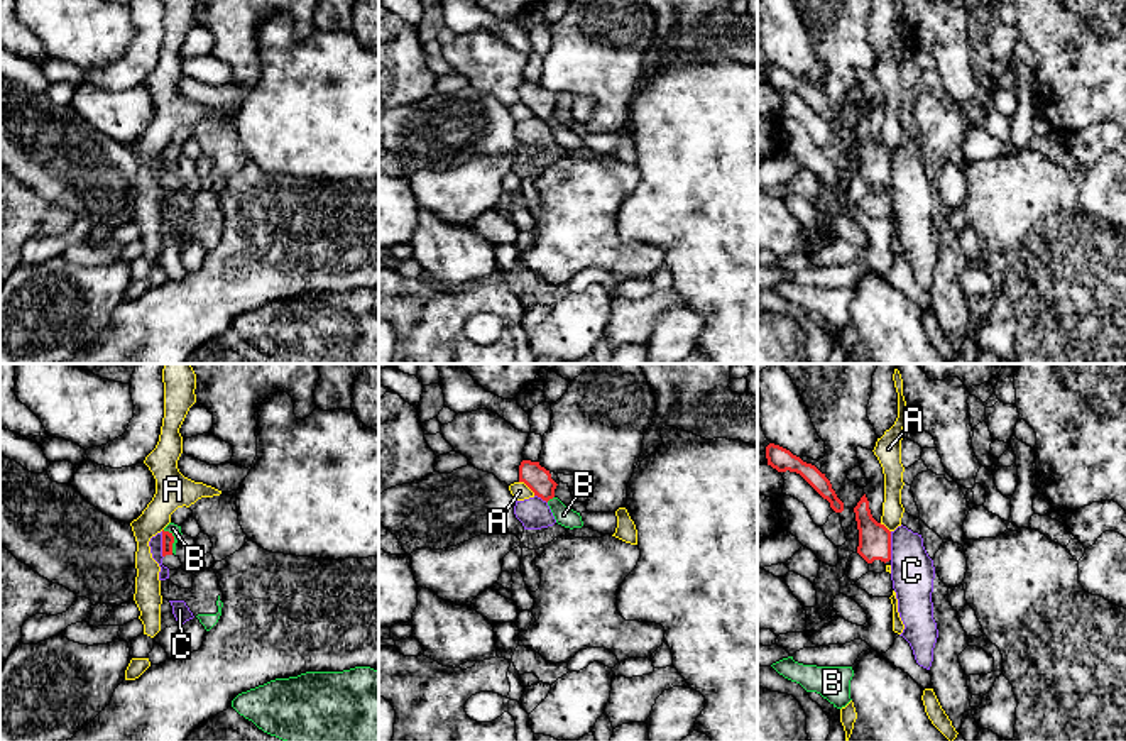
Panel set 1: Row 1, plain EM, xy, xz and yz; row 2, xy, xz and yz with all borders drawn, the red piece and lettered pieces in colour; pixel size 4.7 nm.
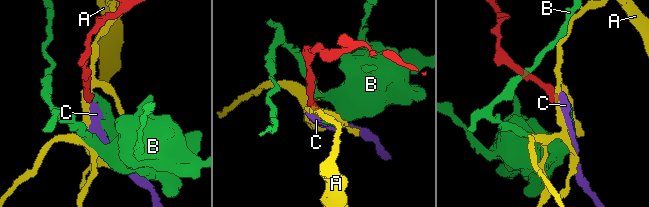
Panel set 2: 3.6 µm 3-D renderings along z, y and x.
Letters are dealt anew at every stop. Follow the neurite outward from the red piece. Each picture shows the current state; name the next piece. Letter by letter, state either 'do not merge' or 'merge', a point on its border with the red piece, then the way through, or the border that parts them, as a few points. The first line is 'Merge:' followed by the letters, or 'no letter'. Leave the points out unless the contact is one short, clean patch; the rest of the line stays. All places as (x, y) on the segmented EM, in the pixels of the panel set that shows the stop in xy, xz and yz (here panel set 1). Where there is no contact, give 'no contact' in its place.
Merge: B
A: do not merge; meets red in xz at (528, 486); border along xz (519, 481), (535, 494)
B: merge; meets red in xy at (173, 540); runs through xy (168, 538), (173, 540), (173, 528)
C: do not merge; meets red in yz at (890, 545); border along yz (890, 532), (891, 559)

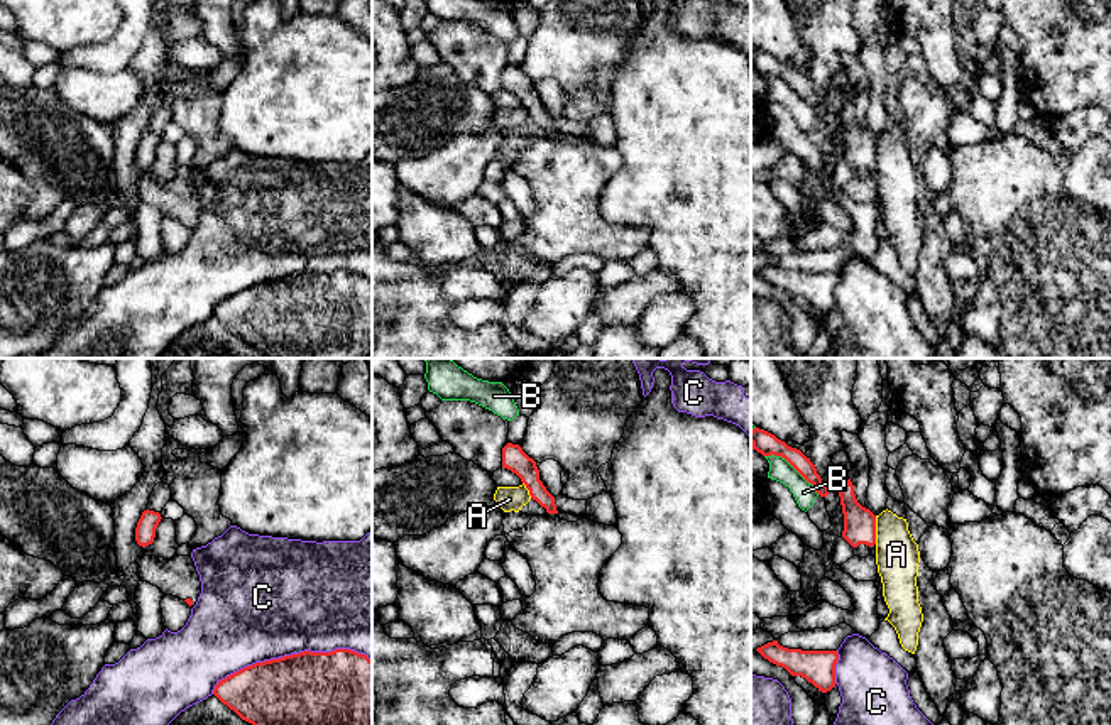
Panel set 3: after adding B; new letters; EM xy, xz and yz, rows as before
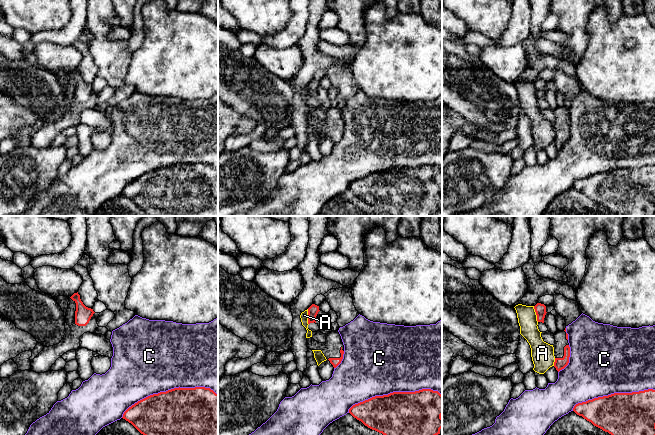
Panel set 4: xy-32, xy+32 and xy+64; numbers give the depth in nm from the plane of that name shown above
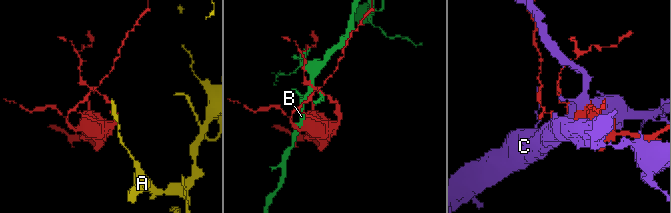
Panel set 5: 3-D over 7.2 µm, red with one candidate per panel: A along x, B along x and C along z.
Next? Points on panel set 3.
Merge: no letter
A: do not merge; meets red in yz at (875, 529)
B: do not merge; meets red in yz at (793, 467)
C: do not merge; meets red in xy at (291, 654)

